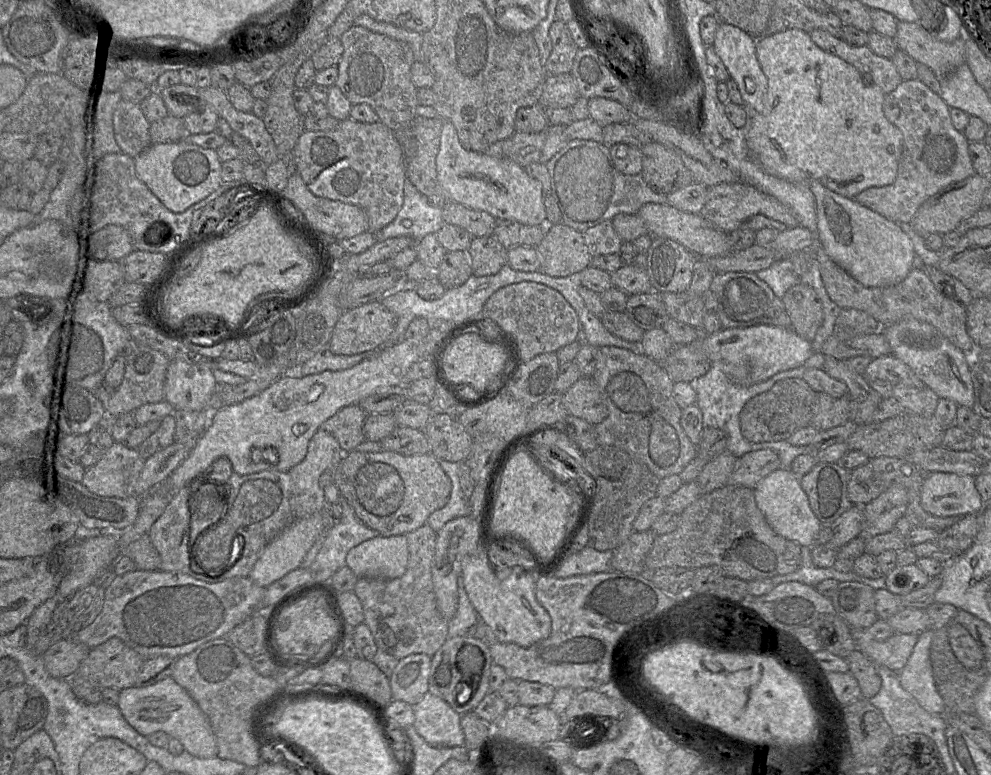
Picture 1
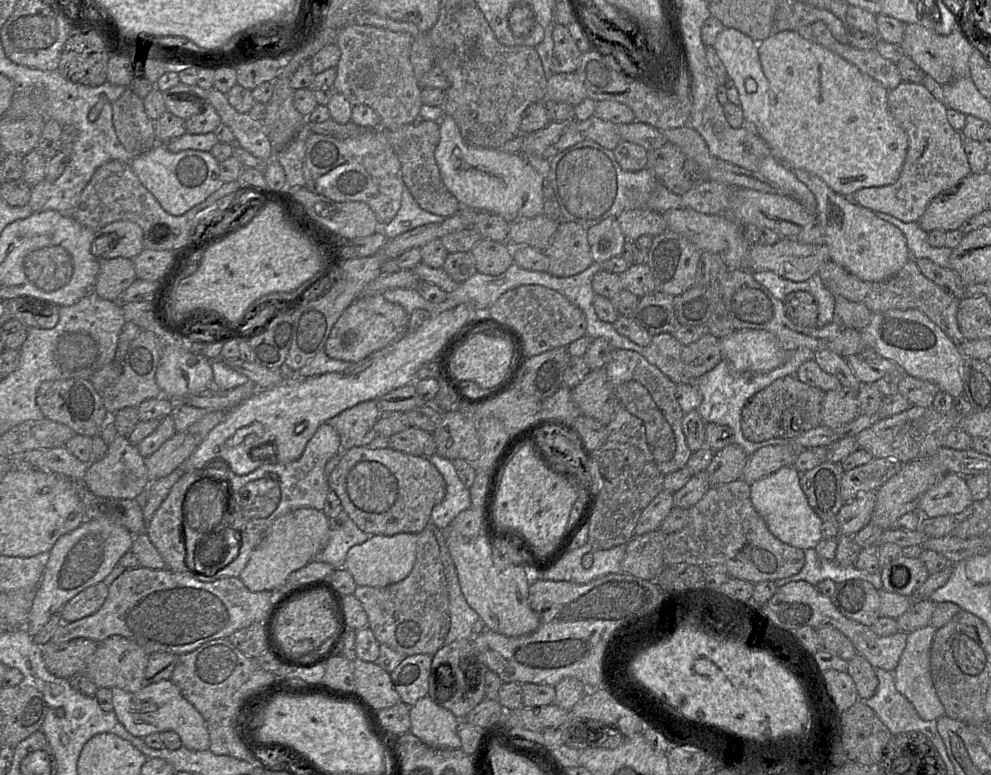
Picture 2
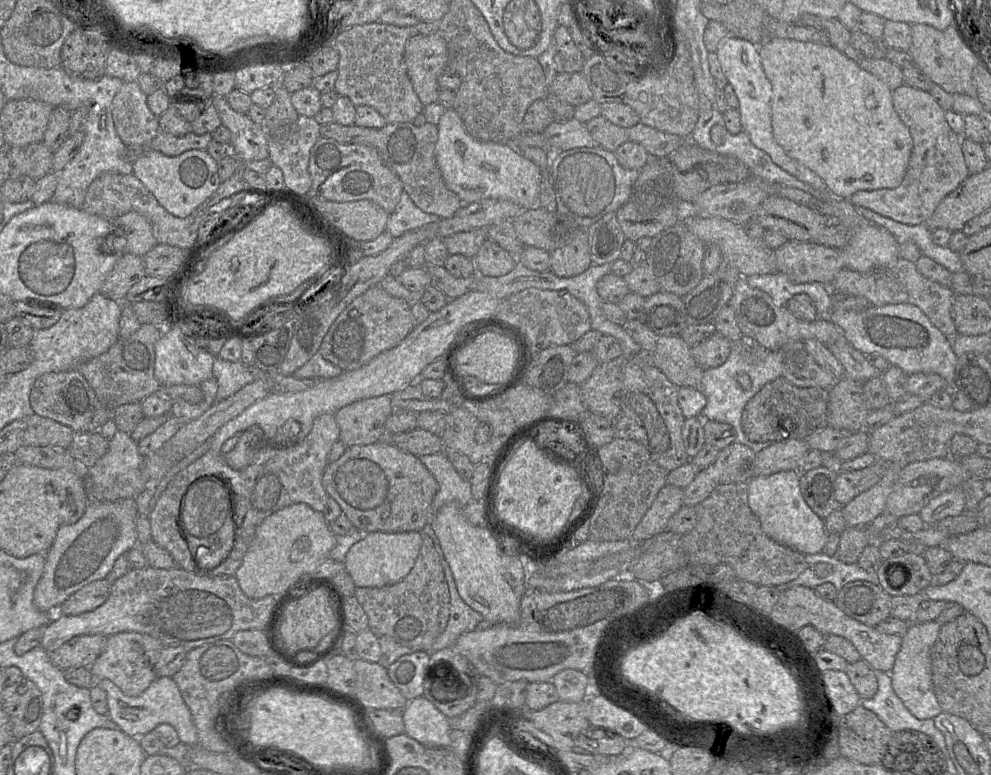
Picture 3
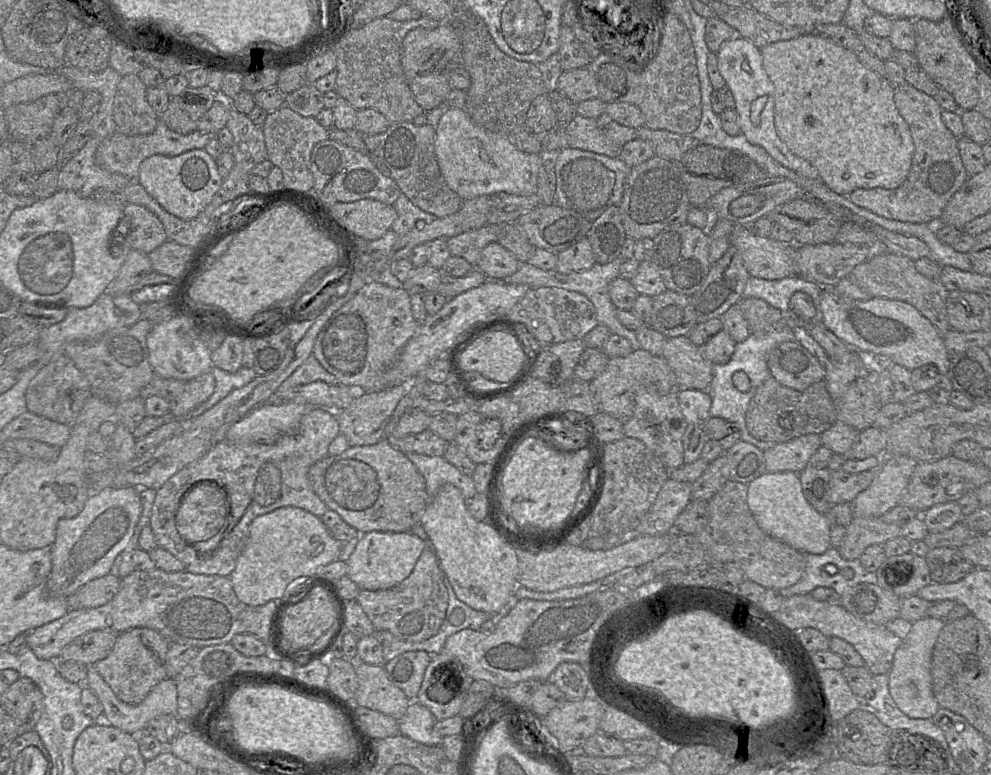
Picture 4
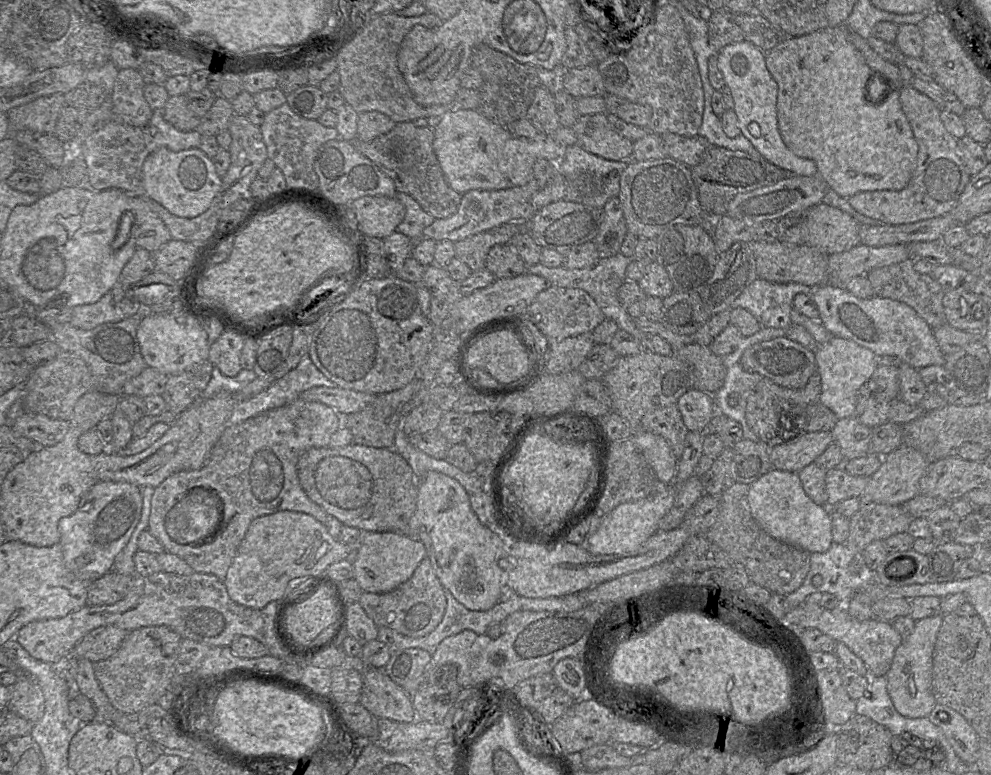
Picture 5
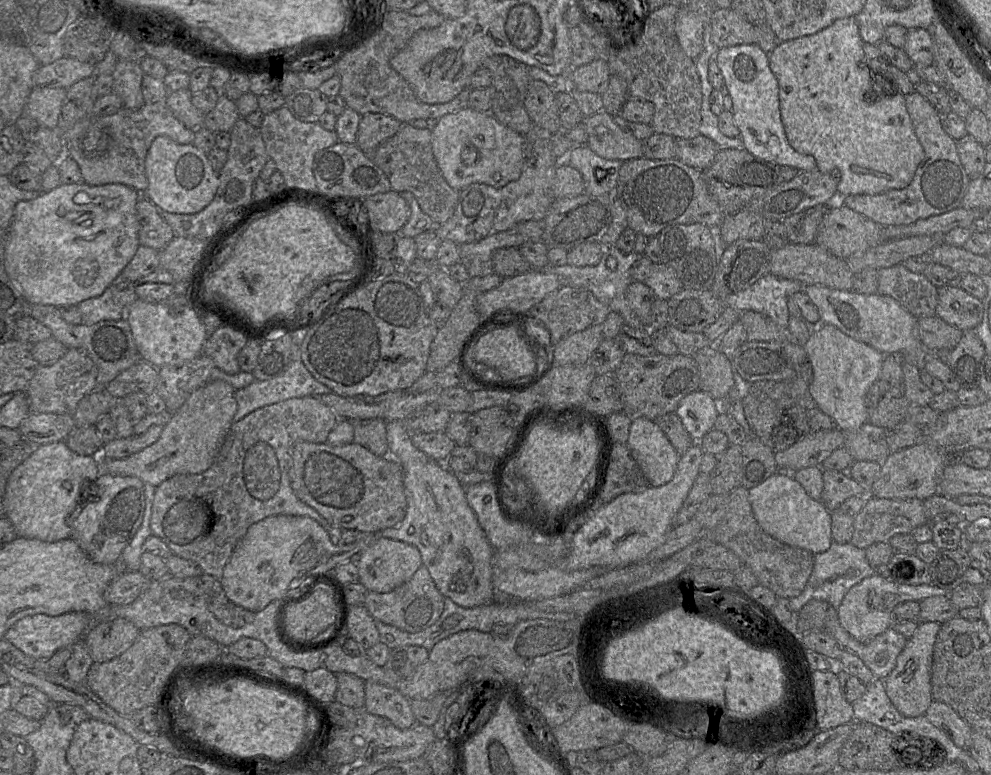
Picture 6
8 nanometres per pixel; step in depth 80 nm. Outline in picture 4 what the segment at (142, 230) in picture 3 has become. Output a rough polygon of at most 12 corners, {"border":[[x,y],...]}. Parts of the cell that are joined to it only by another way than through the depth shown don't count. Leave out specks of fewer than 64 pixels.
{"border":[[125,204],[114,236],[150,253],[168,240],[158,217]]}

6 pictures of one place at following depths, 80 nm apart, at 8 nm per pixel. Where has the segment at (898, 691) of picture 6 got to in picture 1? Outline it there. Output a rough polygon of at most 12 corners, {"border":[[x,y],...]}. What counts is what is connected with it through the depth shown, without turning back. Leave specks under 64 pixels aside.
{"border":[[926,629],[898,673],[924,710],[943,716],[930,661],[934,631]]}

